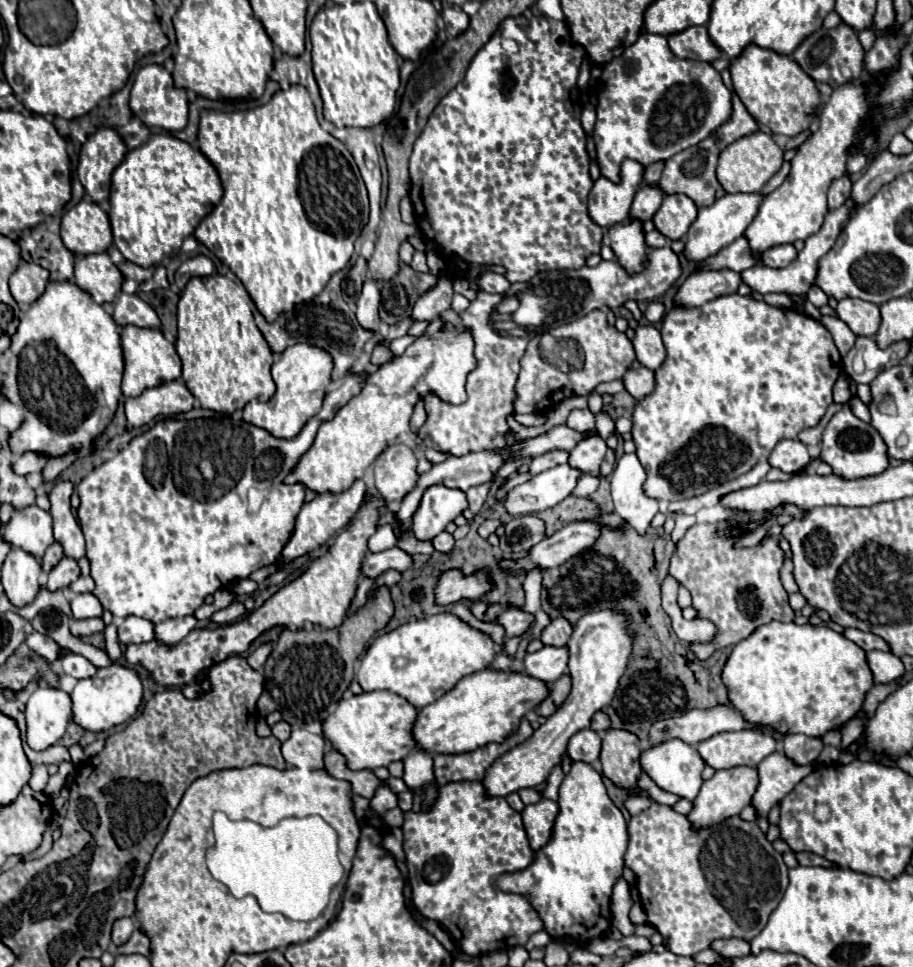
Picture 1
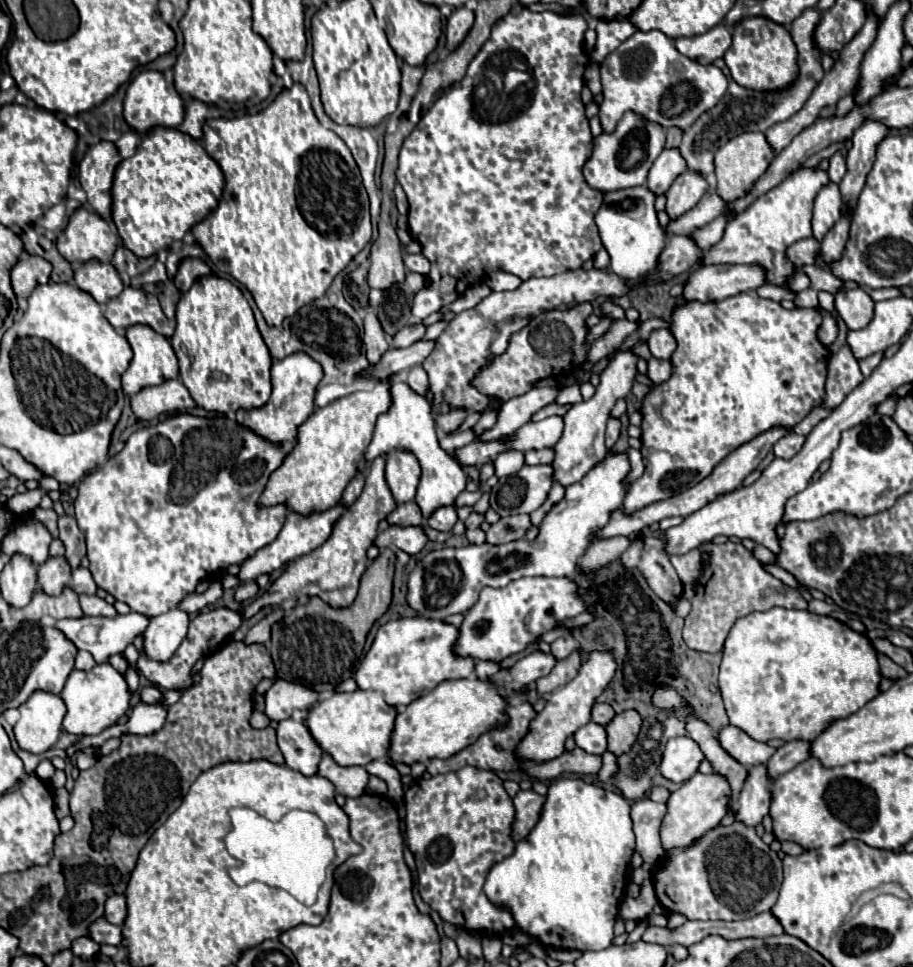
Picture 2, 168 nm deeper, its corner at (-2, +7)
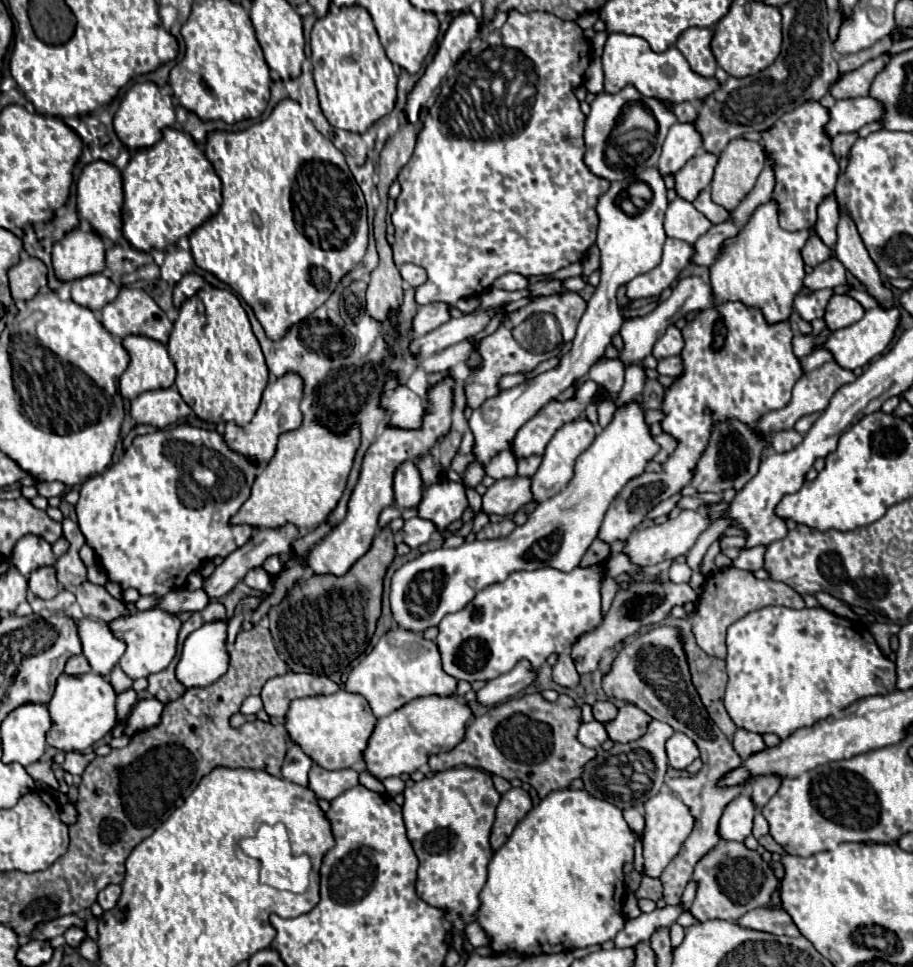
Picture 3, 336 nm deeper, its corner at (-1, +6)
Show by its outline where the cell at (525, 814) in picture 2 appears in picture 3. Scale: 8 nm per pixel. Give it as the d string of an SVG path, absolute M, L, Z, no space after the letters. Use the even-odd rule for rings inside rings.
M511 788L501 794L495 822L491 828L491 848L497 850L503 846L503 838L509 838L517 822L531 810L531 798L523 788Z

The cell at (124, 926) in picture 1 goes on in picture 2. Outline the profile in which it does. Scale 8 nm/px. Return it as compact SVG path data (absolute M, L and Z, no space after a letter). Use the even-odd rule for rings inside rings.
M110 897L106 901L106 921L112 925L122 925L126 921L128 909L126 909L126 899L124 897Z

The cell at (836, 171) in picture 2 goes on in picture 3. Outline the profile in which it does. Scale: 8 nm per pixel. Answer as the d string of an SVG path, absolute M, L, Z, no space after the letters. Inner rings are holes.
M851 132L851 134L837 134L833 138L833 154L835 158L845 158L849 156L849 150L853 146L853 142L859 138L857 132Z

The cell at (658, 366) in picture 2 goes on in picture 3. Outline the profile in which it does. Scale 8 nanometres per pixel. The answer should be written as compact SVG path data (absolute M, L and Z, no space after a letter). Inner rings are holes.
M669 356L669 358L663 358L663 360L659 360L657 370L659 370L659 374L681 376L681 374L683 374L683 360L681 360L681 356Z

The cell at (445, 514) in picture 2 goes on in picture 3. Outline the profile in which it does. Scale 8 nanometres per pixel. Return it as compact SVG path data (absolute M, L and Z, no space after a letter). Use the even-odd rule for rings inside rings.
M441 480L425 488L423 500L417 506L419 516L431 520L437 528L445 528L459 520L467 508L467 496L461 482Z

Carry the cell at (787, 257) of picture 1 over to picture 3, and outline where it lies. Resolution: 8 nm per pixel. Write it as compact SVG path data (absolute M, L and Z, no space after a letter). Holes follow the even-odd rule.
M811 232L811 236L809 236L809 240L807 240L807 244L805 244L805 248L803 248L801 254L803 254L803 262L807 266L813 266L815 268L821 262L829 260L833 256L833 250L829 246L825 246L815 232Z

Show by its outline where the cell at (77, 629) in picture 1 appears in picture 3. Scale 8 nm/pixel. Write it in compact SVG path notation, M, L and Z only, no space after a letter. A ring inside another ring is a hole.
M83 582L75 588L77 604L81 606L83 614L87 618L99 618L105 622L111 622L113 618L127 612L127 608L115 600L103 586L97 586L93 582Z

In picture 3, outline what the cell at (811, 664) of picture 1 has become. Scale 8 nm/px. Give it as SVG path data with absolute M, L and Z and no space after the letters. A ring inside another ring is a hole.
M765 606L747 614L727 630L725 662L729 682L723 700L731 720L749 732L773 732L779 738L787 738L797 728L813 726L861 698L883 696L895 690L895 664L883 656L871 632L865 626L831 614L821 606L803 610Z

